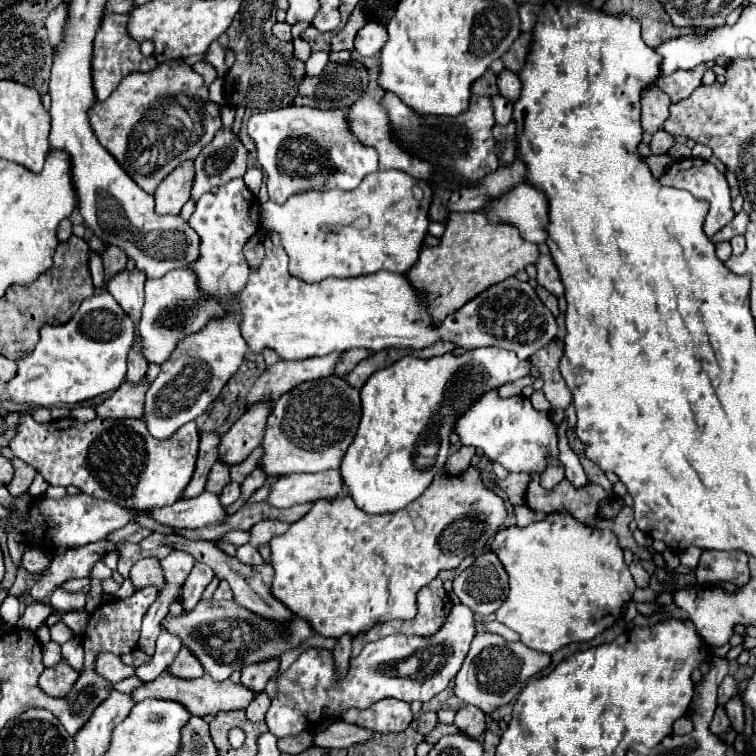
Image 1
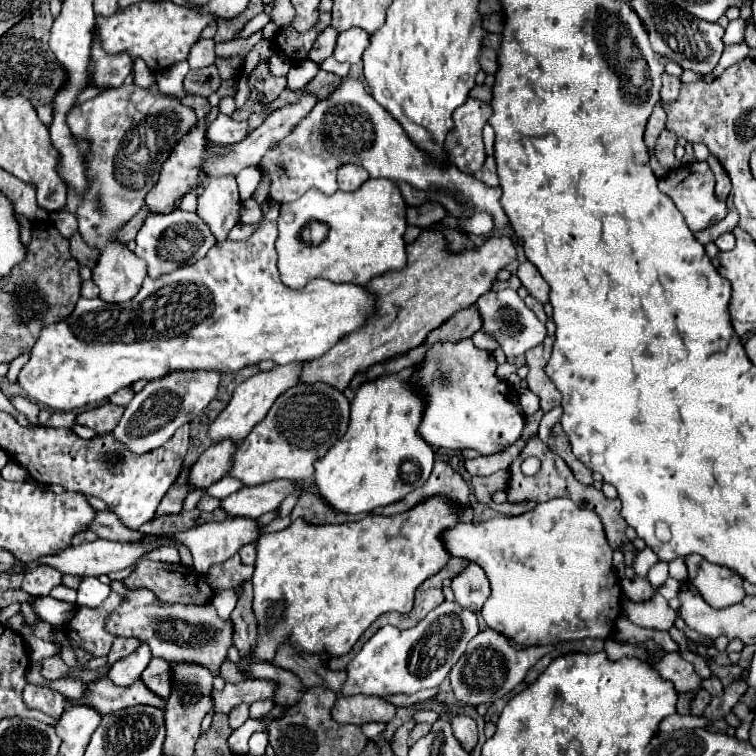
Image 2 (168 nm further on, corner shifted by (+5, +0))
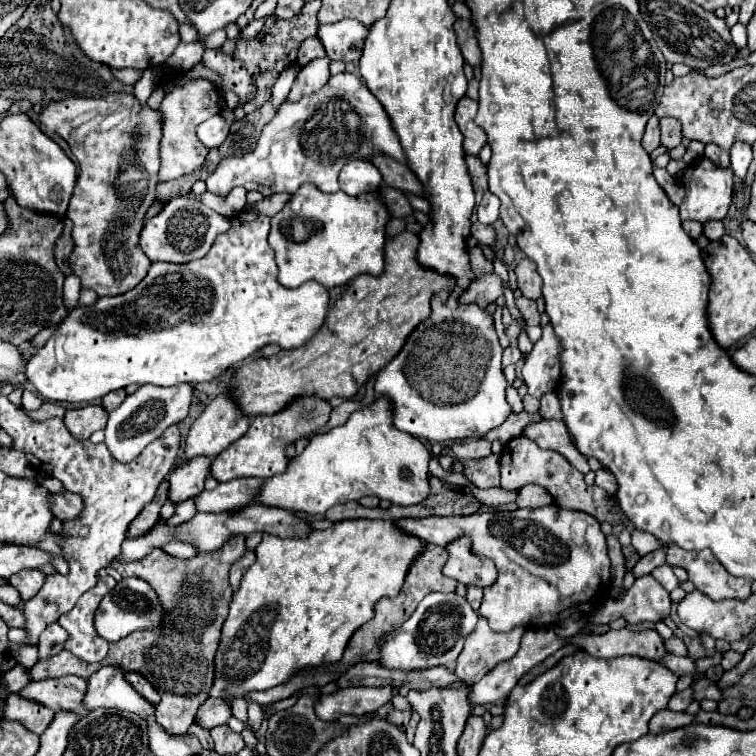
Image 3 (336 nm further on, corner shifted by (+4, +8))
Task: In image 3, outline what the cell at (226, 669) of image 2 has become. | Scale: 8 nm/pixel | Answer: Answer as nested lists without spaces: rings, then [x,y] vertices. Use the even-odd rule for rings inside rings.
[[[231,535],[219,551],[199,553],[191,559],[177,559],[165,555],[161,549],[151,551],[137,563],[111,563],[121,577],[139,577],[151,583],[157,599],[163,607],[163,619],[155,631],[135,631],[115,643],[109,643],[109,653],[99,663],[85,663],[69,651],[37,661],[31,669],[35,681],[63,675],[77,675],[89,679],[99,667],[115,665],[123,673],[139,673],[159,691],[161,703],[155,707],[159,725],[171,735],[185,735],[193,725],[197,707],[207,699],[207,691],[213,683],[213,657],[219,647],[221,627],[225,623],[233,589],[229,585],[231,565],[245,553],[245,535]]]

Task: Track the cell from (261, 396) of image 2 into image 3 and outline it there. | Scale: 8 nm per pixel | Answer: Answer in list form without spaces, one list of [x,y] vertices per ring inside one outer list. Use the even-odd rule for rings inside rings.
[[[223,393],[219,397],[215,397],[205,409],[203,413],[195,419],[195,423],[191,425],[187,439],[185,439],[185,461],[193,459],[193,457],[217,457],[223,449],[227,449],[233,441],[237,441],[241,435],[245,435],[245,431],[249,429],[251,419],[243,417],[239,413],[239,407],[235,405],[235,401]]]

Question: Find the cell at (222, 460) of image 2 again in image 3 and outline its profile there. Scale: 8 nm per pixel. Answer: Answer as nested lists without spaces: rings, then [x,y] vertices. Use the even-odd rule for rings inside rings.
[[[195,457],[183,465],[179,465],[169,475],[169,499],[173,503],[181,503],[185,499],[195,497],[203,491],[203,483],[209,477],[211,459],[209,457]]]

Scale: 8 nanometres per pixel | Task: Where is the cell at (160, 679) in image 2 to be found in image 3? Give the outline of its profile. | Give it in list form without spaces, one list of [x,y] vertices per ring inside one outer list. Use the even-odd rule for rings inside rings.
[[[127,673],[127,683],[131,683],[131,687],[135,687],[135,691],[139,691],[139,695],[143,695],[151,705],[157,705],[159,703],[159,699],[161,699],[159,693],[139,673]]]

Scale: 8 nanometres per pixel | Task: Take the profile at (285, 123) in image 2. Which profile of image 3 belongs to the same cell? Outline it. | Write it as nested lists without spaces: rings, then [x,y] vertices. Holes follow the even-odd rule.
[[[327,57],[313,59],[311,63],[307,63],[305,67],[299,69],[297,79],[295,79],[293,87],[291,87],[289,99],[295,101],[295,99],[301,99],[303,95],[309,95],[309,93],[321,89],[329,81],[329,77],[331,77],[329,59]]]

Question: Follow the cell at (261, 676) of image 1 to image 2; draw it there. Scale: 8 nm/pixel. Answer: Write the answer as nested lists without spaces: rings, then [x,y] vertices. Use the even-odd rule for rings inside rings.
[[[244,581],[238,593],[238,605],[230,615],[234,623],[234,647],[240,655],[250,655],[254,651],[254,643],[258,641],[258,629],[252,613],[252,583]]]

